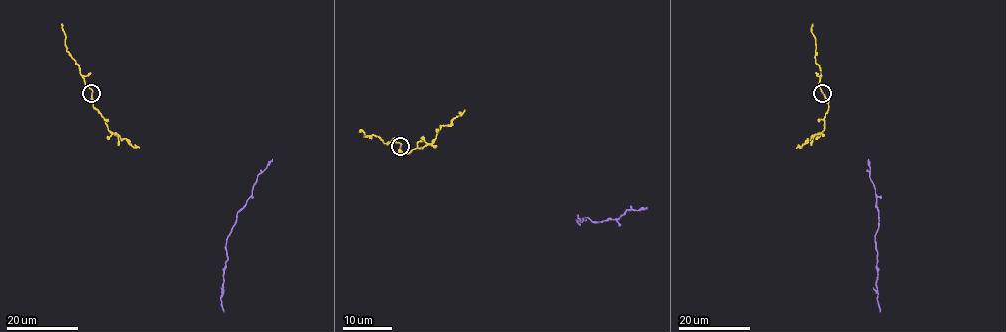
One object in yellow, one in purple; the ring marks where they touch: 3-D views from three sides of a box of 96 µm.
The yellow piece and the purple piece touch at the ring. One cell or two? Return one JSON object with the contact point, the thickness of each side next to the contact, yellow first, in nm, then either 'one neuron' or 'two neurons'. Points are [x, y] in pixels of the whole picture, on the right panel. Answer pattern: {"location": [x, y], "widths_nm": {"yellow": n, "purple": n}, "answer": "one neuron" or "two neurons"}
{"location": [822, 93], "widths_nm": {"yellow": 200, "purple": 90}, "answer": "one neuron"}

